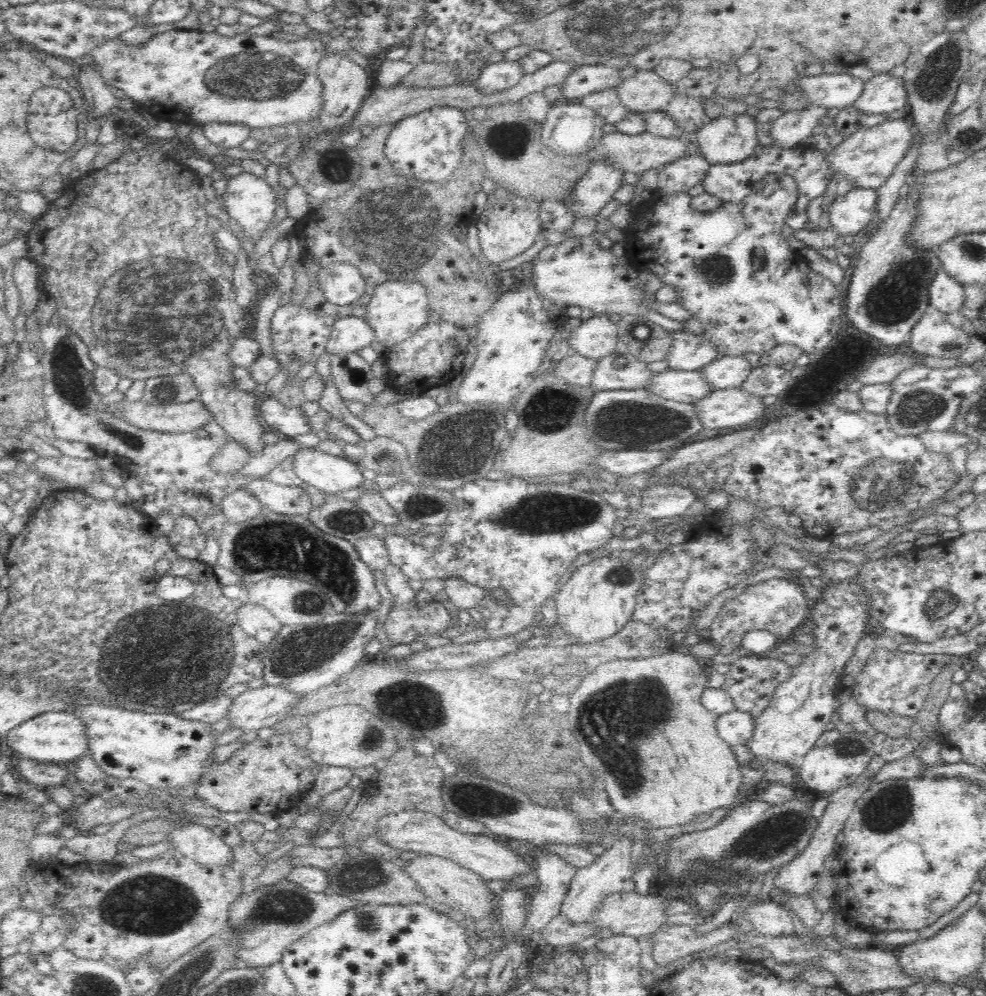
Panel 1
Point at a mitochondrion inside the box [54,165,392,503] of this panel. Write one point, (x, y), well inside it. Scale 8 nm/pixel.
(159, 306)

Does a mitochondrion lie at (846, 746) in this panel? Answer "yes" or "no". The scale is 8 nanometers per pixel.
yes

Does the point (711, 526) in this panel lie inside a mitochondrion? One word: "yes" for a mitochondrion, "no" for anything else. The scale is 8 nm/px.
no

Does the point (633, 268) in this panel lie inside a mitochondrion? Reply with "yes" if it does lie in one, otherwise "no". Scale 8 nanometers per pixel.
no

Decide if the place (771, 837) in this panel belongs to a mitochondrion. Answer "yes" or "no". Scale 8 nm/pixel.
yes

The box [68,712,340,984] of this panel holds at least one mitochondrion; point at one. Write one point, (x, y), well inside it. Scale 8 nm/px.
(143, 904)

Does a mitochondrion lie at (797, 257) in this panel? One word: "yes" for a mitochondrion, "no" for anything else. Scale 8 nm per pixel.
no

